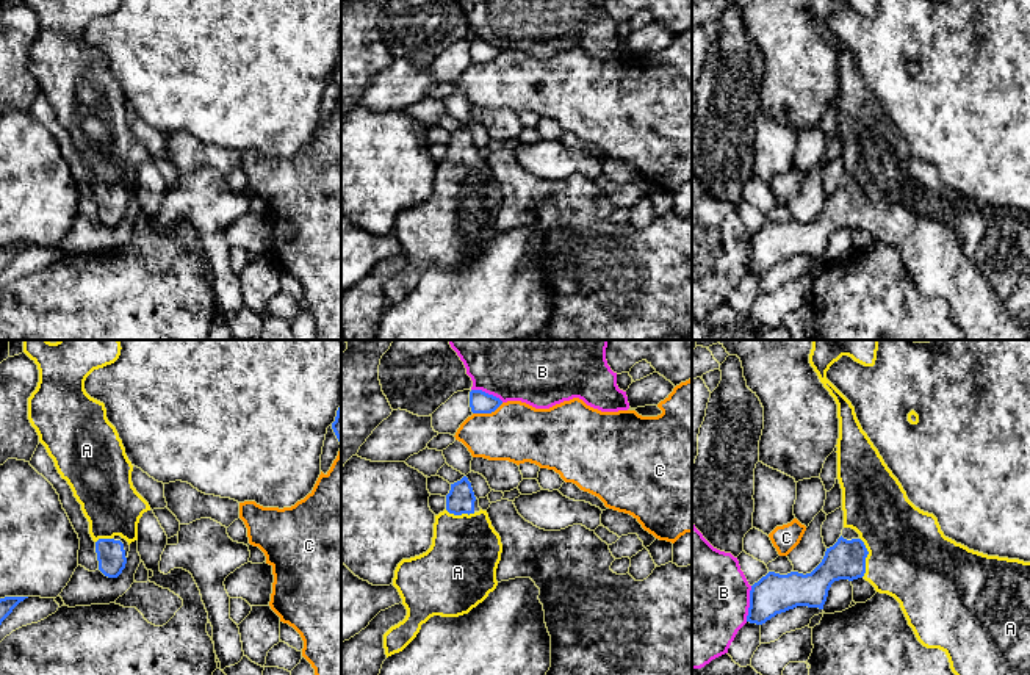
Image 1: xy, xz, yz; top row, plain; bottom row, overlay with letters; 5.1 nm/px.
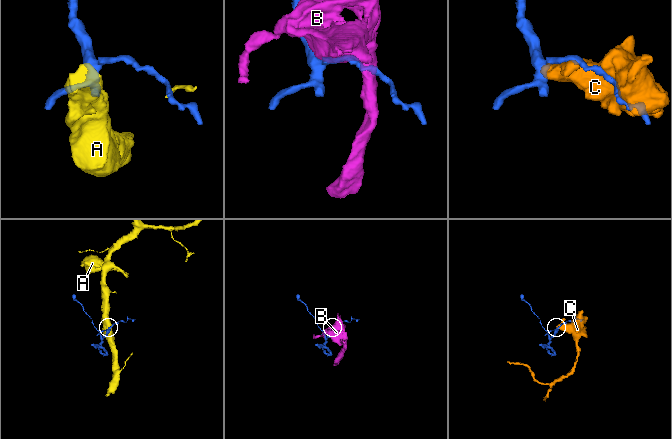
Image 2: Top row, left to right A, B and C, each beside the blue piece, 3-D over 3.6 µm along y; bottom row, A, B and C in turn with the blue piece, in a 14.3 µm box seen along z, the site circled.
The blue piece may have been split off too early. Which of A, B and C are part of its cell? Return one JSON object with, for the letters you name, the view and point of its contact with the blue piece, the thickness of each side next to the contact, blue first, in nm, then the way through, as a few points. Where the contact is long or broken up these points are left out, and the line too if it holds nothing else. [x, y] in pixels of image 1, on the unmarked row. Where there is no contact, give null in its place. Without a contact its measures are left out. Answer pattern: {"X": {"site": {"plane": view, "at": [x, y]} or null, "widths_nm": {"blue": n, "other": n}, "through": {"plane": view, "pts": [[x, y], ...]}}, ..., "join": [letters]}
{"A": {"site": {"plane": "yz", "at": [866, 205]}, "widths_nm": {"blue": 200, "other": 420}, "through": {"plane": "yz", "pts": [[846, 209], [866, 205], [910, 207]]}}, "join": ["A"]}

